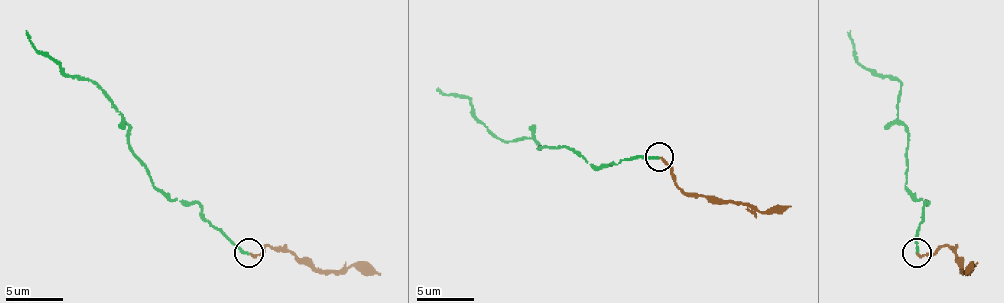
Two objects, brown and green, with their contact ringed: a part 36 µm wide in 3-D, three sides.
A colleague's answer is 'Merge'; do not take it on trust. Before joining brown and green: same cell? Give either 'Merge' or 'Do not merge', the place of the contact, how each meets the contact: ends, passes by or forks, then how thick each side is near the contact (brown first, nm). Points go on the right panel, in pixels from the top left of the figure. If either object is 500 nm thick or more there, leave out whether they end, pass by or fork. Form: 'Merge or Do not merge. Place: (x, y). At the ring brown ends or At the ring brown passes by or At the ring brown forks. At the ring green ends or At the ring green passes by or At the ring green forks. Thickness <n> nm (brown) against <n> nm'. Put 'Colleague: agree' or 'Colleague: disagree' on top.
Colleague: disagree
Do not merge. Place: (916, 253). At the ring brown ends. At the ring green ends. Thickness 160 nm (brown) against 200 nm

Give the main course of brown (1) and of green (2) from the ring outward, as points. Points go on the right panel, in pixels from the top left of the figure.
1: (917, 252), (929, 255), (943, 246), (952, 249), (960, 258), (960, 270), (972, 267), (966, 275)
2: (917, 252), (917, 226), (926, 203), (905, 183), (908, 128), (897, 111), (900, 82), (856, 61), (851, 30)

